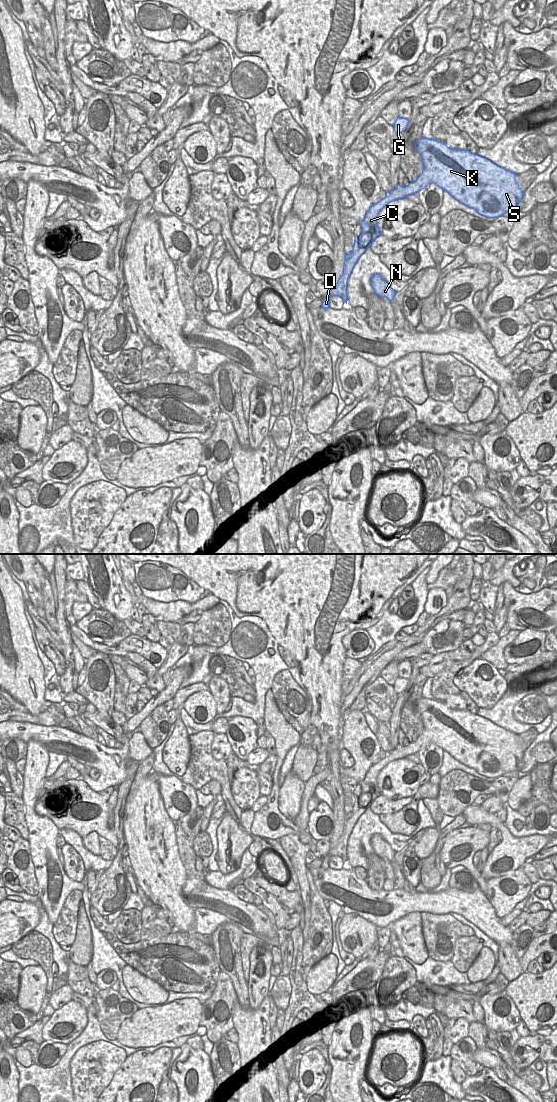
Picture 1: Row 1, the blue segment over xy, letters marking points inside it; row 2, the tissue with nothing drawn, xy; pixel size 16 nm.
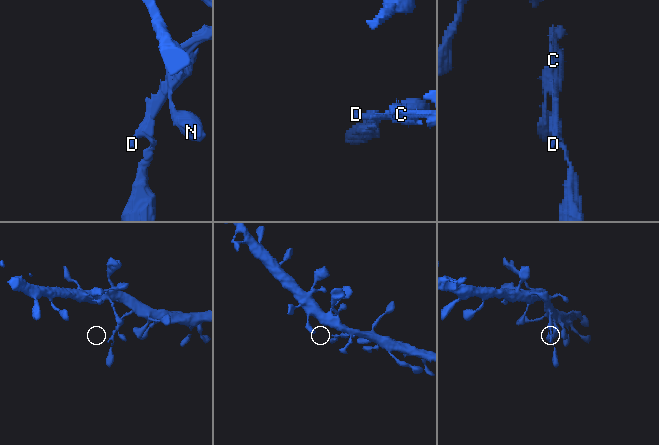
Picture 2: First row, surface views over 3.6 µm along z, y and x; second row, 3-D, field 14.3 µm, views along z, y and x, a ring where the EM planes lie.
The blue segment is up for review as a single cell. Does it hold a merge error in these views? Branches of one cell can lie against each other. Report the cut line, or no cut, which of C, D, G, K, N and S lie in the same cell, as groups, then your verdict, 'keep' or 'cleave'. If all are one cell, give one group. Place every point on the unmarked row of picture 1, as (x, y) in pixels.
xy (345, 818), (356, 822) | C G K N S / D | cleave

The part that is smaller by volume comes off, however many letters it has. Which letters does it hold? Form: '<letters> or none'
D

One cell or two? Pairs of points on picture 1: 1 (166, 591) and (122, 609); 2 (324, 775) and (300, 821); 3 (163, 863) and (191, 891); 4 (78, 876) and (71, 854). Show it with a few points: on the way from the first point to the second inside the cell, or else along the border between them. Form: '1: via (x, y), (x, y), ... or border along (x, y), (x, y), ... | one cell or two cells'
1: border along (143, 595), (159, 601), (172, 602) | two cells
2: via (312, 784), (304, 799), (303, 809) | one cell
3: border along (186, 879), (182, 889), (182, 899), (190, 907) | two cells
4: via (76, 871), (72, 859) | one cell

